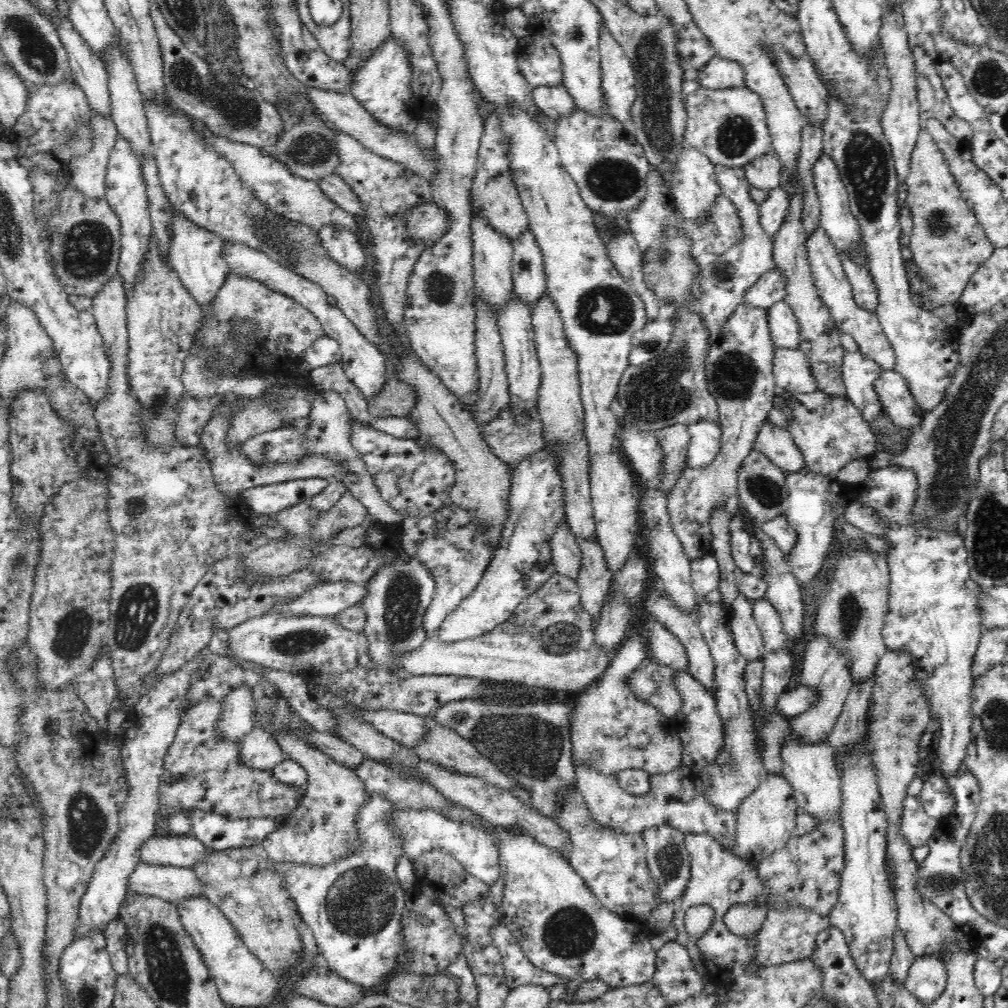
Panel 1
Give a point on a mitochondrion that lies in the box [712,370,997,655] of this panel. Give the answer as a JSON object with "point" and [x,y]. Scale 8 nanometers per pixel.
{"point":[768,493]}

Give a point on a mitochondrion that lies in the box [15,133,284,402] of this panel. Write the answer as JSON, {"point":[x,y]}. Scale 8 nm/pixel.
{"point":[87,247]}

